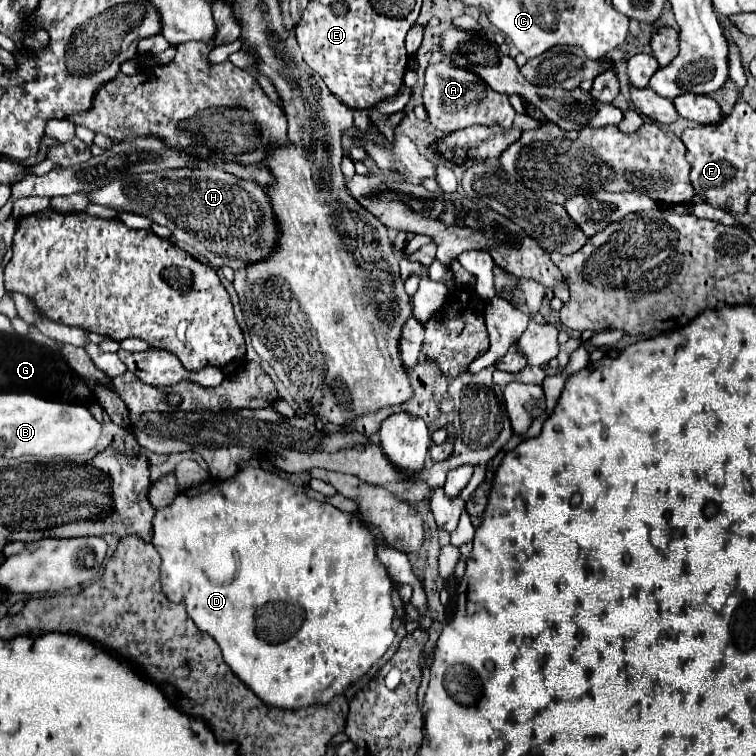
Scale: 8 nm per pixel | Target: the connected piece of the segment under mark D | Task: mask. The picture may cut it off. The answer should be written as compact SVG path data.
M247 467L235 477L221 483L201 483L195 489L181 491L175 501L155 513L153 519L153 547L157 547L163 565L161 565L161 585L169 601L183 603L187 615L197 623L197 627L209 633L221 647L225 663L237 671L237 677L265 703L279 709L301 709L309 705L325 705L335 695L341 695L359 681L373 663L377 663L395 639L397 627L405 619L405 605L399 593L393 589L391 579L377 556L377 547L369 529L359 521L357 513L343 513L329 503L309 499L299 487L287 483L285 479L267 473L259 467Z

